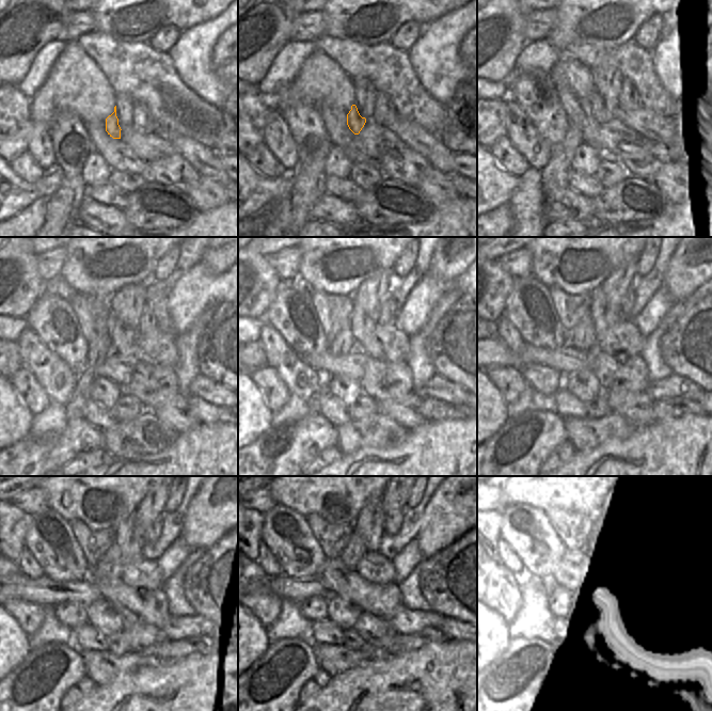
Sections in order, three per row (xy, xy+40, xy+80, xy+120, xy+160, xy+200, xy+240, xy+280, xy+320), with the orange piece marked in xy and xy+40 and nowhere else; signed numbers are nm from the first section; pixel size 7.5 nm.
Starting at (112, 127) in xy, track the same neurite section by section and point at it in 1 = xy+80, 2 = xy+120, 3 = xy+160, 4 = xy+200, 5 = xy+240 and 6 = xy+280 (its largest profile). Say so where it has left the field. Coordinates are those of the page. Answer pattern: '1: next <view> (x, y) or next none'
1: next xy+80 (601, 114)
2: next xy+120 (123, 337)
3: next xy+160 (362, 325)
4: next xy+200 (604, 315)
5: next xy+240 (126, 536)
6: next xy+280 (368, 524)

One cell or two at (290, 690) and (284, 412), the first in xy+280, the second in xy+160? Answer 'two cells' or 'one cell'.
two cells

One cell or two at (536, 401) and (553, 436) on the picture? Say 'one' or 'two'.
two

